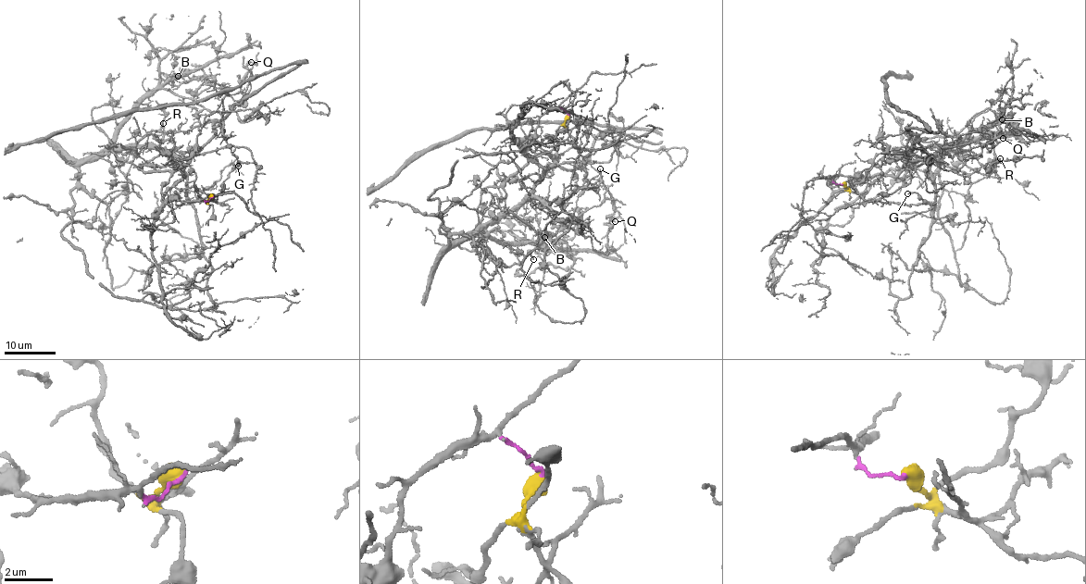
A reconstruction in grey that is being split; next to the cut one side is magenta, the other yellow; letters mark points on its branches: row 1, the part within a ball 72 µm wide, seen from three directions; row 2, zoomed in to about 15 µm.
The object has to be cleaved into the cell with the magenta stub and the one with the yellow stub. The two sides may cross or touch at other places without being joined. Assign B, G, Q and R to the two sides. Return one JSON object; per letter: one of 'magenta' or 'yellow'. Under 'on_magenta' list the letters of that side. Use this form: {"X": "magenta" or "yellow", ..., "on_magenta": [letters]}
{"B": "magenta", "G": "yellow", "Q": "yellow", "R": "yellow", "on_magenta": ["B"]}

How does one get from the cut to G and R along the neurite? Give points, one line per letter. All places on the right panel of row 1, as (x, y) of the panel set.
G: (842, 184), (865, 200), (910, 205), (924, 203), (917, 192), (907, 194)
R: (842, 184), (860, 182), (880, 154), (888, 161), (932, 158), (970, 174), (1001, 158)

